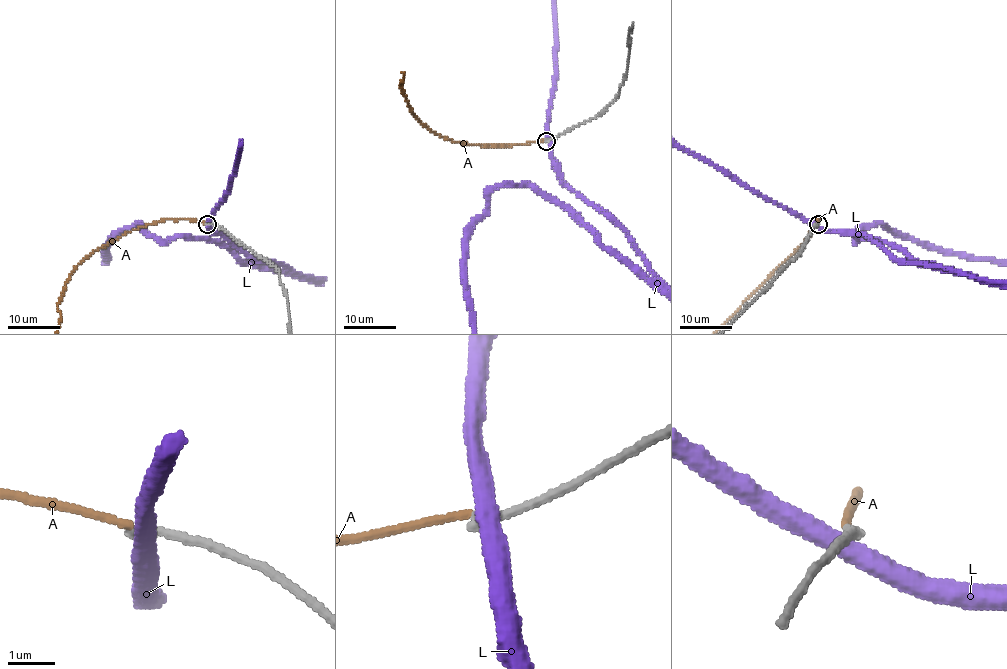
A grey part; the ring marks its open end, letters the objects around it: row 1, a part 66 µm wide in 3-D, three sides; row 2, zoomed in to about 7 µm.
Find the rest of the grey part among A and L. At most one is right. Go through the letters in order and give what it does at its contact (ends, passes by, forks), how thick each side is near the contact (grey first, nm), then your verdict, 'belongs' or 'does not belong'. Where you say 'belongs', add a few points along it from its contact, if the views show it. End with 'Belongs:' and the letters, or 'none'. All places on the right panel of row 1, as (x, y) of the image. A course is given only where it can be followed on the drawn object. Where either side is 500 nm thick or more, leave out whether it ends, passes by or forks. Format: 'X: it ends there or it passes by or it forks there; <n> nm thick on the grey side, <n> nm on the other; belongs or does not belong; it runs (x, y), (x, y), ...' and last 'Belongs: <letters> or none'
A: it ends there; 240 nm thick on the grey side, 140 nm on the other; does not belong
L: it passes by; 260 nm thick on the grey side, 420 nm on the other; does not belong
Belongs: none

